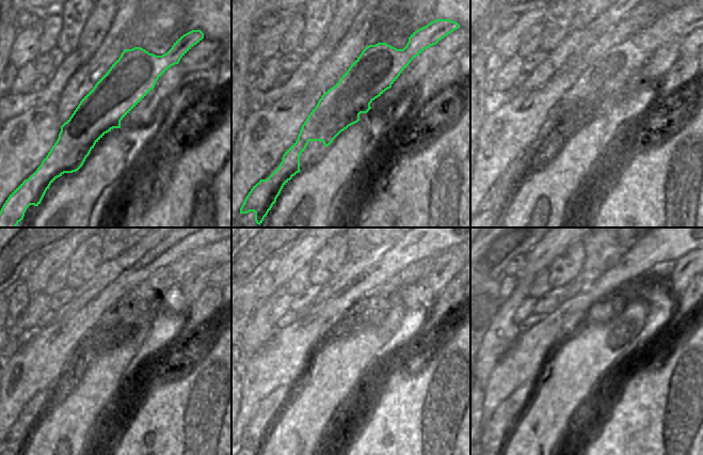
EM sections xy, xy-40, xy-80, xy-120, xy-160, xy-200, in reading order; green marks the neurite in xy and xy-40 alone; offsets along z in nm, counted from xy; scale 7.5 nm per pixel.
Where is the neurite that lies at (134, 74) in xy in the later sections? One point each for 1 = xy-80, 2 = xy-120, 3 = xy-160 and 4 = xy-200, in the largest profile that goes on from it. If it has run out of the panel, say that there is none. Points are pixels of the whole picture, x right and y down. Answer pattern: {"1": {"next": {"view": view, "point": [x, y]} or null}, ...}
{"1": {"next": {"view": "xy-80", "point": [611, 74]}}, "2": {"next": {"view": "xy-120", "point": [133, 312]}}, "3": {"next": {"view": "xy-160", "point": [389, 291]}}, "4": {"next": {"view": "xy-200", "point": [633, 285]}}}

